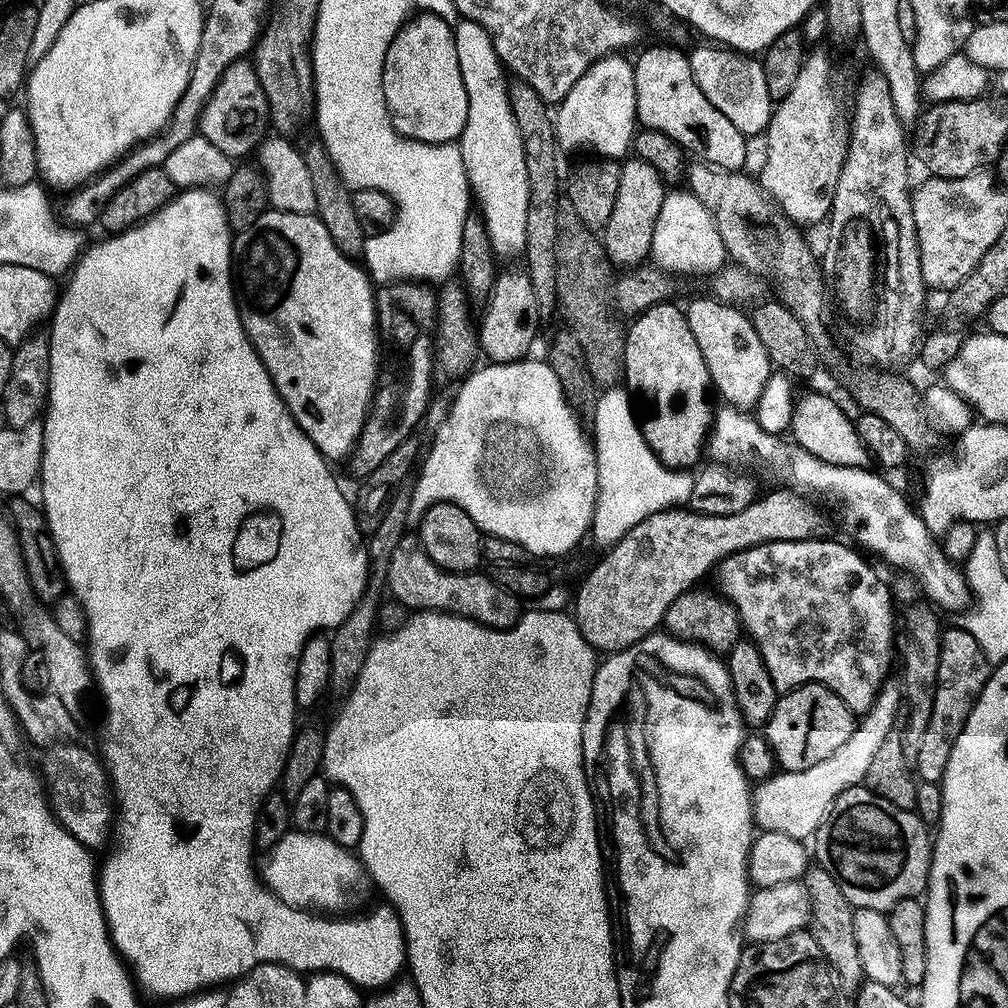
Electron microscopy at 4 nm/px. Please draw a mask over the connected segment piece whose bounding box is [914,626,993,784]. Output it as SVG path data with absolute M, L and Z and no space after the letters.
M945 627L940 633L941 653L938 661L937 689L934 690L934 704L930 713L930 722L927 723L923 733L923 743L919 746L918 756L914 763L914 772L920 780L940 784L946 774L946 762L950 762L950 754L954 751L954 742L958 742L958 734L964 732L966 722L974 710L976 700L982 694L988 677L991 676L993 665L988 663L986 654L982 654L982 646L974 642L974 634L970 634L967 628Z

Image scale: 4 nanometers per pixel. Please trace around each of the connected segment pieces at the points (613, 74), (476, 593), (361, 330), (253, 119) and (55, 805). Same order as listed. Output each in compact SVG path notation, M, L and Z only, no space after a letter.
M620 54L604 56L598 62L594 62L590 66L590 70L586 70L586 74L582 74L582 78L578 78L578 82L574 82L574 86L570 90L570 94L566 94L566 98L560 101L554 112L554 123L556 126L556 142L561 149L569 148L572 152L588 152L584 154L595 154L600 158L624 158L629 155L632 147L632 138L638 131L638 121L636 119L636 87L634 86L634 67L631 63L624 61L625 57Z
M411 538L398 542L389 560L387 591L390 596L392 594L391 599L405 609L450 612L453 617L475 620L477 625L485 628L511 628L522 616L521 601L502 585L495 584L491 576L479 571L447 572L439 568Z
M275 210L264 212L249 228L243 229L235 237L232 246L232 271L236 289L236 307L240 310L240 321L244 327L244 333L250 338L258 358L262 358L282 402L290 410L290 414L298 422L300 429L308 435L310 442L314 442L316 449L323 454L325 460L335 462L335 460L342 459L343 456L344 459L351 457L356 446L356 439L360 437L364 419L368 416L368 410L372 406L372 394L376 391L378 383L378 371L376 372L378 321L376 318L376 292L372 277L355 259L344 256L342 251L338 250L319 216Z
M248 58L235 60L230 66L226 66L218 86L214 86L214 94L210 94L210 102L206 102L206 106L202 110L198 129L199 135L205 136L210 142L214 142L214 146L218 146L218 150L222 150L222 154L239 158L239 156L244 156L250 151L253 153L257 149L260 141L266 136L264 127L267 129L269 124L270 117L266 94L262 88L262 82L258 80L255 63Z
M77 742L53 744L44 756L42 783L56 820L78 842L91 851L109 843L114 820L114 800L101 757Z

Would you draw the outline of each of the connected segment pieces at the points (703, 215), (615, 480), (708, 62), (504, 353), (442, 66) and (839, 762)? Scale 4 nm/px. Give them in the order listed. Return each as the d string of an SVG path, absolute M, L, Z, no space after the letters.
M672 190L665 195L662 202L662 210L658 210L658 222L654 226L654 238L652 239L652 251L650 260L653 265L661 271L682 276L705 276L711 277L720 271L726 262L726 253L722 246L722 238L718 235L718 226L714 226L714 218L702 206L702 202L697 196L693 196L687 190Z
M610 386L601 392L604 393L597 395L592 406L592 413L594 412L592 438L599 472L599 490L590 536L601 547L600 549L607 550L617 544L638 522L642 522L643 518L664 511L672 503L678 506L685 505L690 490L693 489L695 477L686 470L675 471L674 500L672 500L669 471L646 443L643 429L632 410L629 391L622 386Z
M708 46L712 48L696 48L687 53L690 62L690 70L694 74L694 82L706 94L706 98L745 137L753 138L765 131L772 117L774 102L766 91L766 74L762 74L760 60L743 52L737 52L723 46Z
M527 271L504 272L497 275L492 284L492 293L488 295L483 307L484 317L478 320L478 348L488 355L493 364L513 364L516 360L525 359L529 355L528 347L540 328L542 309L538 306L538 298L534 298L534 286L530 282Z
M420 12L404 23L390 42L382 70L382 94L386 98L392 125L401 136L432 144L451 144L459 141L466 126L468 95L466 86L462 86L462 70L458 66L455 37L456 33L449 21L429 12Z
M885 683L876 700L870 706L870 710L859 717L856 728L846 740L845 745L840 746L830 758L818 762L818 766L810 766L806 770L797 772L777 771L768 780L759 781L755 785L754 795L752 798L752 818L757 829L765 832L777 832L778 834L790 834L790 838L795 840L807 841L815 837L817 830L823 826L824 819L830 814L834 802L847 788L854 788L864 784L864 775L870 770L870 761L873 760L874 754L878 754L878 749L882 747L882 742L897 727L896 715L902 712L902 693L901 689L891 684Z

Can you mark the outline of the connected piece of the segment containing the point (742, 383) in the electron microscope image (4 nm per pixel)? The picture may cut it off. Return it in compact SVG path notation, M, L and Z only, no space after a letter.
M708 298L687 305L686 315L690 334L694 334L698 350L702 350L702 358L706 358L711 387L720 391L725 405L752 410L755 409L767 380L774 373L774 365L766 354L766 346L762 346L762 338L758 338L754 330L749 313L739 310L741 309L735 303Z

